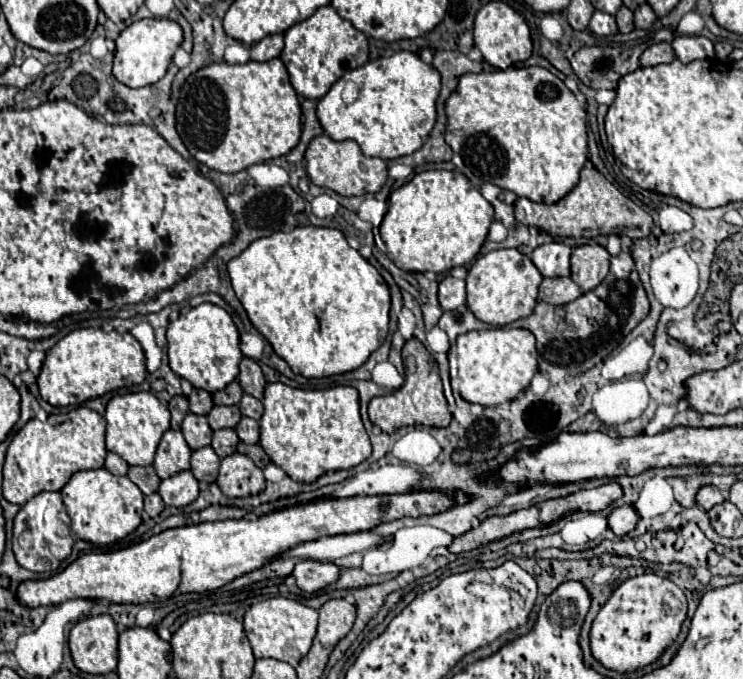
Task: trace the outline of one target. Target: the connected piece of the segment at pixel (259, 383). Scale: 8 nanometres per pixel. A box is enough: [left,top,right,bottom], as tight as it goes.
[238,357,266,399]

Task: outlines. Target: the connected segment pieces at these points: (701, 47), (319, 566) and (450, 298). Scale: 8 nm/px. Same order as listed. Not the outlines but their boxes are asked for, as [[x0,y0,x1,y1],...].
[[672,35,716,63],[292,561,340,593],[438,275,466,311]]

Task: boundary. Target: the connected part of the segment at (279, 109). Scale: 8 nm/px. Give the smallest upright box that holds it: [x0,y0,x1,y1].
[176,59,302,173]

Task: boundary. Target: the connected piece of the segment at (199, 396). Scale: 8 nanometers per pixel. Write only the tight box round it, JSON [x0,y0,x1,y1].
[188,389,214,415]

